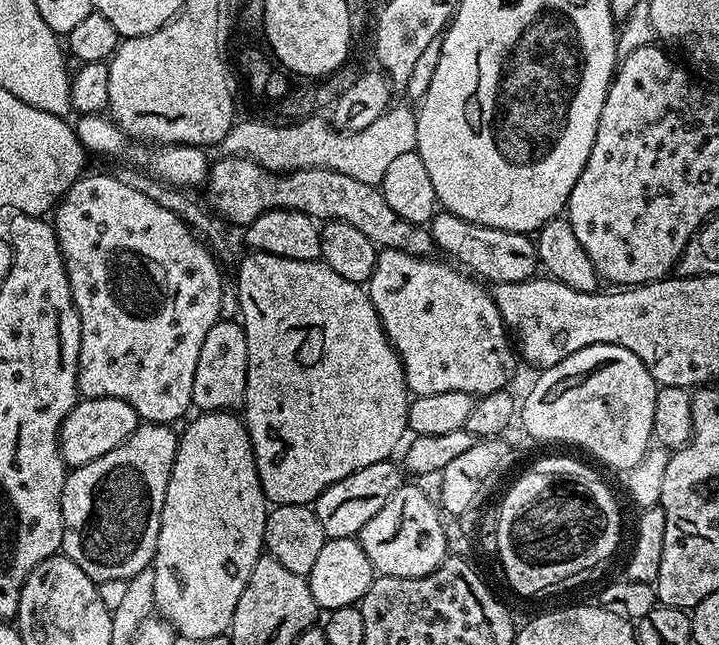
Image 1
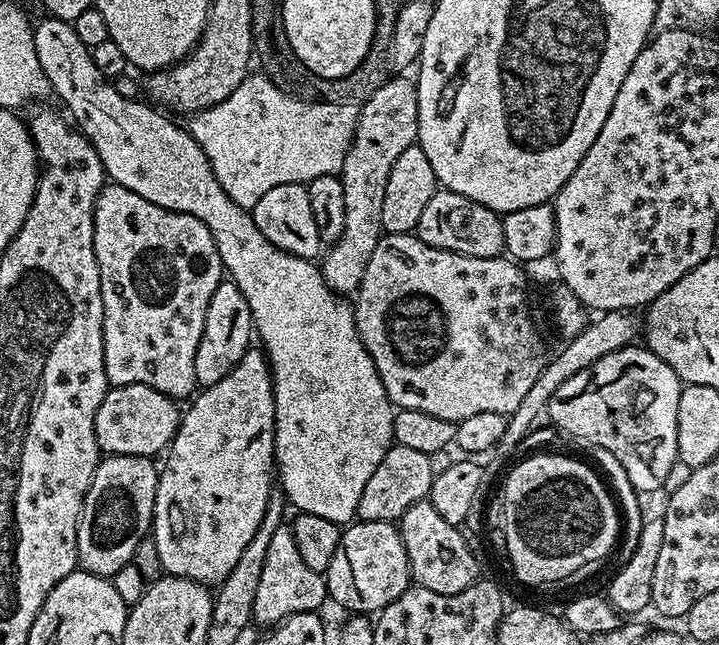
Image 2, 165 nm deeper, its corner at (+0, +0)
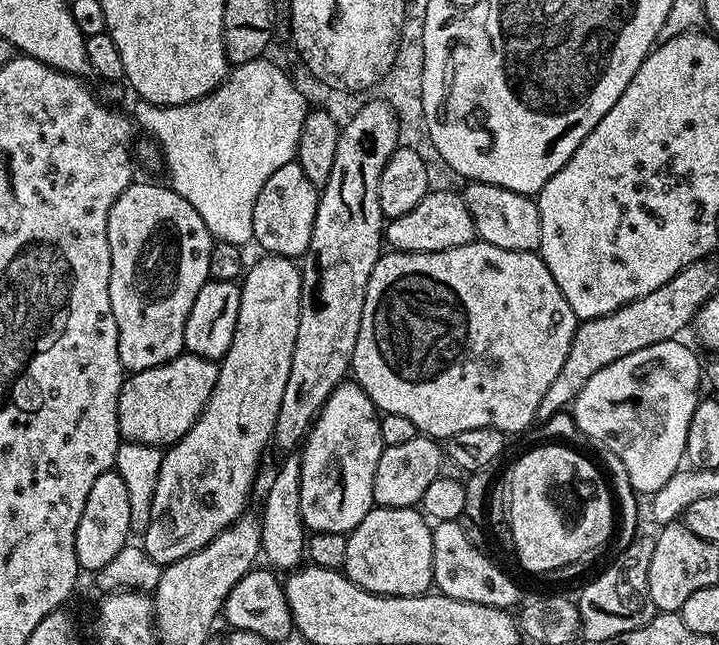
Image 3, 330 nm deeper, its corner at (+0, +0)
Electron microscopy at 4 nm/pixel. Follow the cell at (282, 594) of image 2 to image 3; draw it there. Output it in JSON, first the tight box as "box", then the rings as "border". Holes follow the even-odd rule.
{"box":[259,454,306,570],"border":[[[288,454],[283,457],[280,469],[272,476],[272,485],[268,488],[268,493],[264,496],[264,513],[259,513],[260,522],[260,551],[263,559],[268,559],[267,563],[273,569],[295,570],[301,567],[306,556],[306,529],[302,518],[302,502],[300,501],[300,487],[302,486],[302,466],[300,457],[296,454]]]}

